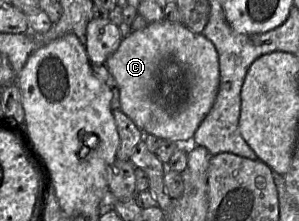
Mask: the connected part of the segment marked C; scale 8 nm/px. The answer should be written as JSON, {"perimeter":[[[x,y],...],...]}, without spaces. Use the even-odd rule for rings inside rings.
{"perimeter":[[[166,21],[149,23],[144,29],[135,31],[123,39],[119,48],[104,65],[117,83],[120,93],[119,110],[126,114],[144,134],[152,134],[173,142],[193,138],[215,102],[220,82],[219,58],[214,44],[202,33],[195,34],[183,24]],[[168,60],[178,63],[182,72],[171,79],[163,79],[161,66]]]}

